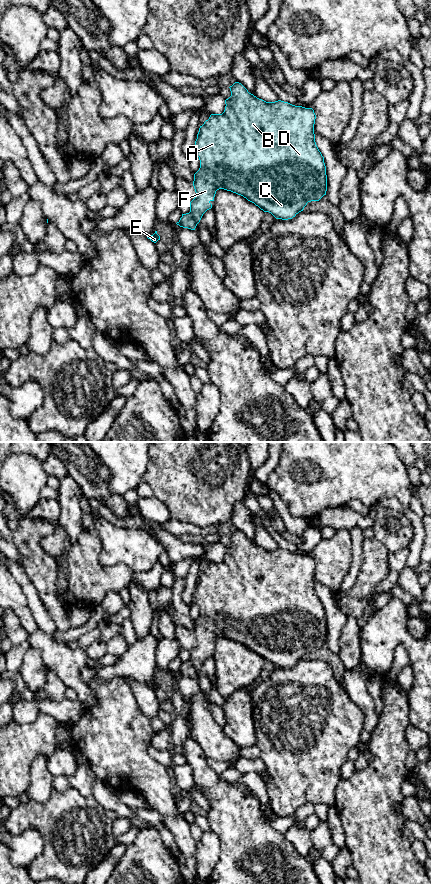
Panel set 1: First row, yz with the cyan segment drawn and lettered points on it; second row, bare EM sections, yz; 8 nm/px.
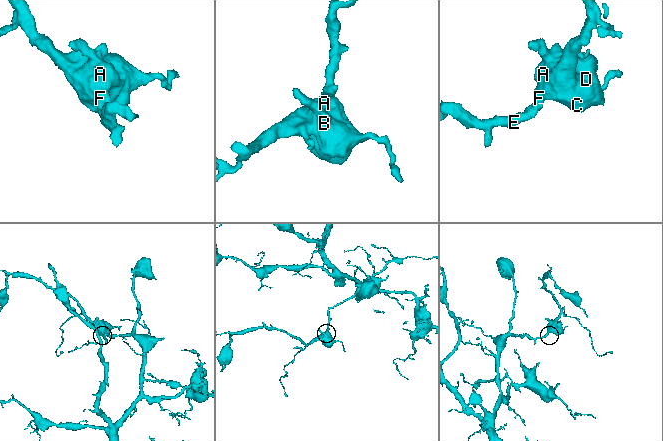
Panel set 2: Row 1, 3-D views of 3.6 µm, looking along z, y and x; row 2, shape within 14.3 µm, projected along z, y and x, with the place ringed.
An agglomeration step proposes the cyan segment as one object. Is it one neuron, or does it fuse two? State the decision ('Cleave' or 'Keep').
Keep

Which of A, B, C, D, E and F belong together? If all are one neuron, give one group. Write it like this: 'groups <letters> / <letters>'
groups A B C D E F

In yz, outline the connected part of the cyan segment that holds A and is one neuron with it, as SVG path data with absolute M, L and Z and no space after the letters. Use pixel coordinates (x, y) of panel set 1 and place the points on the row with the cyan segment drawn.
M239 82L229 87L231 96L225 100L222 114L211 114L199 128L194 152L200 160L200 168L194 174L195 198L190 202L190 212L182 214L176 223L180 227L195 230L203 214L212 208L216 191L224 189L243 196L276 219L288 220L303 211L308 202L319 201L327 191L327 175L324 157L319 151L314 134L316 115L312 108L295 106L281 100L266 102L257 98Z

